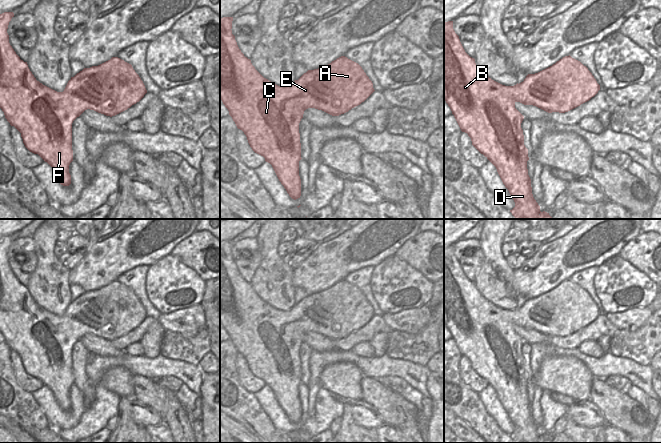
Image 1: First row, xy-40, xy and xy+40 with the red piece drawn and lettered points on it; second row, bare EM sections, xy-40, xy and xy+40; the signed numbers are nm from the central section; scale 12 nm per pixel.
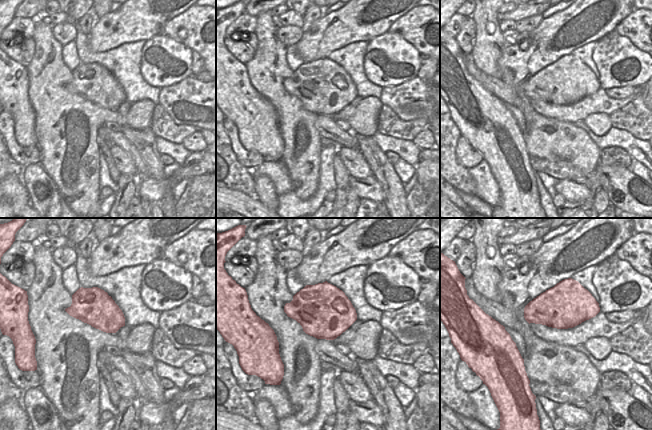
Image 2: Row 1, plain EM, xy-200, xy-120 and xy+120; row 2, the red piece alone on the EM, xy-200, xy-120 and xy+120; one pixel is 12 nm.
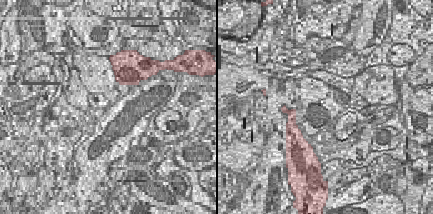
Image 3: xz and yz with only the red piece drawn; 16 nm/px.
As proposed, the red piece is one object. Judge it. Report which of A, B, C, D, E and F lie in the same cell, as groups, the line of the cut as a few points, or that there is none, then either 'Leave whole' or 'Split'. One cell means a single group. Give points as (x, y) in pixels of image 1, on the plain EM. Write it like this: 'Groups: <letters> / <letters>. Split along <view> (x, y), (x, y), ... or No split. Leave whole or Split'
Groups: A B C D E F. No split. Leave whole

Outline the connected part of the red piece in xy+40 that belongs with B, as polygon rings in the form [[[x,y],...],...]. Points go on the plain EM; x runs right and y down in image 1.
[[[453,245],[444,247],[444,324],[450,331],[461,355],[468,358],[472,369],[496,391],[503,408],[515,426],[515,431],[510,436],[516,443],[552,443],[552,441],[549,437],[540,435],[540,430],[532,418],[531,403],[527,393],[528,373],[524,369],[521,352],[524,340],[515,332],[515,327],[533,329],[548,337],[565,337],[589,325],[599,314],[600,309],[588,292],[570,279],[538,297],[528,298],[519,308],[502,309],[484,298],[476,289],[475,283],[465,276],[459,260],[453,253]]]

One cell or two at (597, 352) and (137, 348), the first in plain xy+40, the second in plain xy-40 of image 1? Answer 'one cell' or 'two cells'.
one cell

